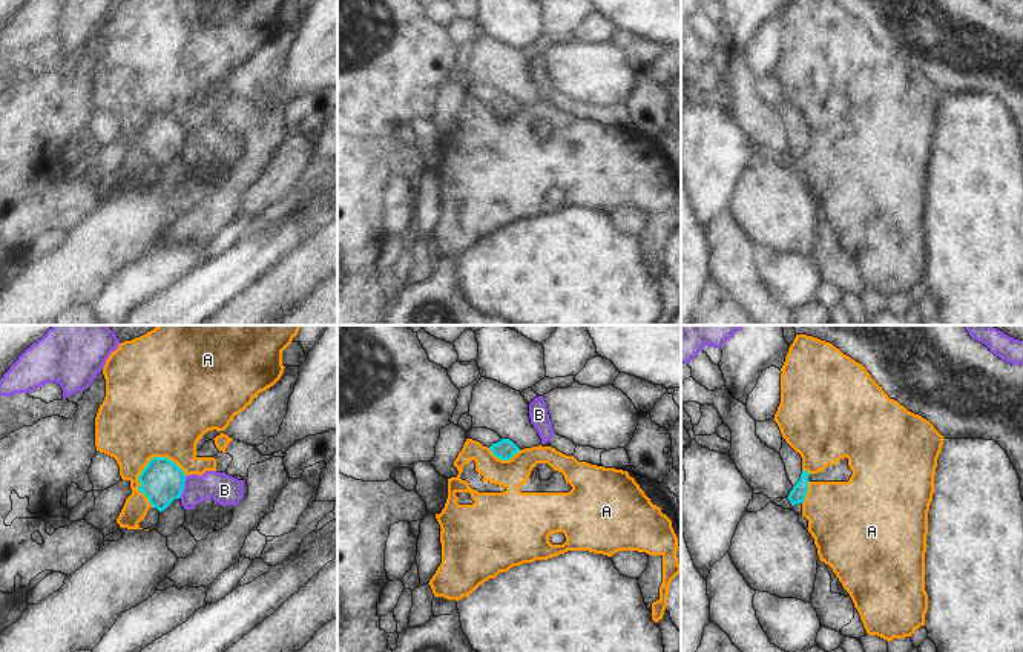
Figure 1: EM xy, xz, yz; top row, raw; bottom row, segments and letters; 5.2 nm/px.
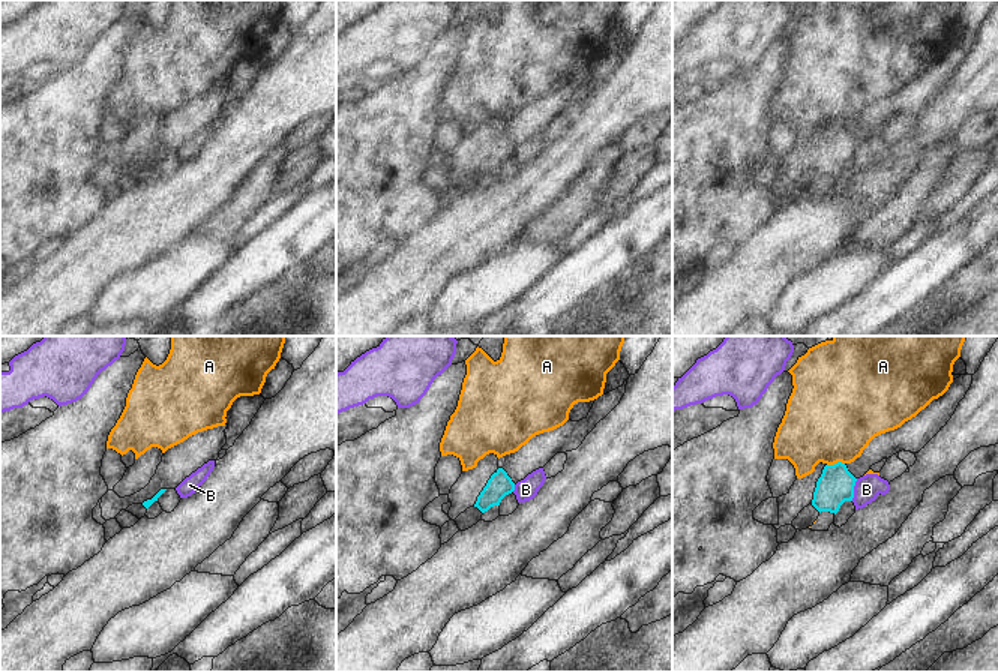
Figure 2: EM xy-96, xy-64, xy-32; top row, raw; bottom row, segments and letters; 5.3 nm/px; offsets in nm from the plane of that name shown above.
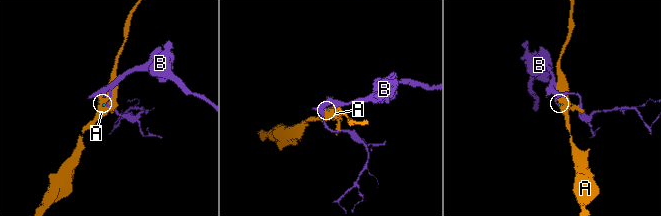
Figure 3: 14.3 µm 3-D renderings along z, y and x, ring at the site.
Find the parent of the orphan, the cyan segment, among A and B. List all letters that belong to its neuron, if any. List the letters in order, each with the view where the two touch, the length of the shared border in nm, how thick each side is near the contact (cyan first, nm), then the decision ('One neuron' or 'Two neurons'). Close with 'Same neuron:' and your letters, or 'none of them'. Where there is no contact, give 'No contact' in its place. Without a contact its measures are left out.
A: Touches cyan in xy. Shared border 280 nm. Thickness 220 nm (cyan) against 360 nm. Two neurons
B: Touches cyan in xy. Shared border 130 nm. Thickness 220 nm (cyan) against 160 nm. Two neurons
Same neuron: none of them

